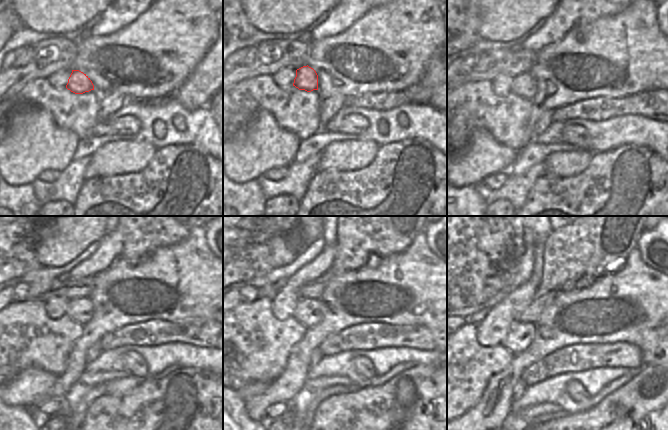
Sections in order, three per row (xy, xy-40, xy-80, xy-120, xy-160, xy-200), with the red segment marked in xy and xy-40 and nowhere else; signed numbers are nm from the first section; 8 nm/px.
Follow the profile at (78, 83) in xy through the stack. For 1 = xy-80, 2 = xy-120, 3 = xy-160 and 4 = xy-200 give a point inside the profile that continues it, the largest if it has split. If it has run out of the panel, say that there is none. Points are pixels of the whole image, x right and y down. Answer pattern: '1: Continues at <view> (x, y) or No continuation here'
1: Continues at xy-80 (524, 85)
2: Continues at xy-120 (79, 309)
3: Continues at xy-160 (308, 312)
4: Continues at xy-200 (521, 334).

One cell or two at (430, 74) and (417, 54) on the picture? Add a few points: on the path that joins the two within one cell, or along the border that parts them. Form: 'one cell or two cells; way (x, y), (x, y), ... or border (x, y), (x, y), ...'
two cells; border (436, 51), (426, 65), (421, 78), (411, 86)

